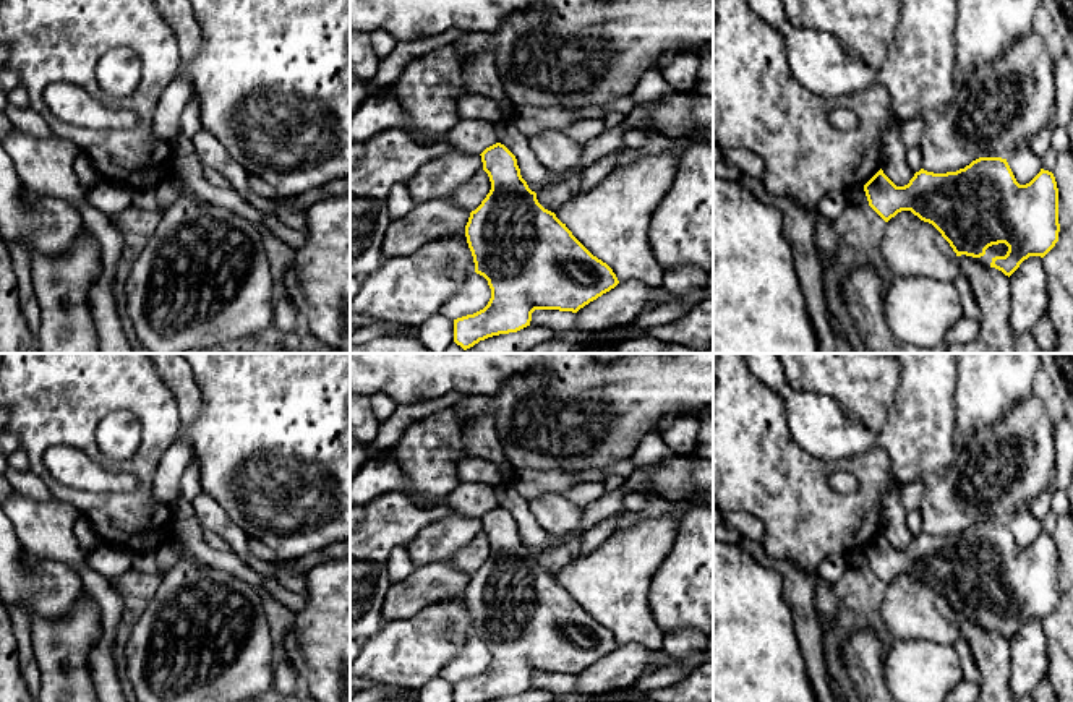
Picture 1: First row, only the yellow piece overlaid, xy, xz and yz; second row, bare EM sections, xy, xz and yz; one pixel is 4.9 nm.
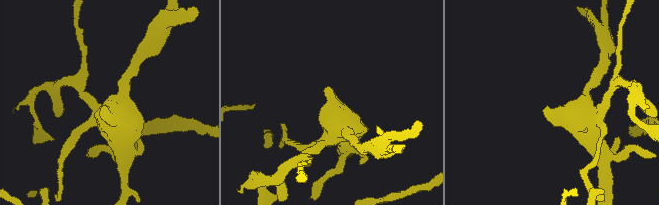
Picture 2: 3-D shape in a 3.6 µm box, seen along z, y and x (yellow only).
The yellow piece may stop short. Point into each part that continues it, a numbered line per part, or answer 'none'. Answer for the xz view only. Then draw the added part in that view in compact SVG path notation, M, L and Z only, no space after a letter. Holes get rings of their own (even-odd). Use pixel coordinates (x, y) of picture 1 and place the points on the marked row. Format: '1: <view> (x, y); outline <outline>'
none

